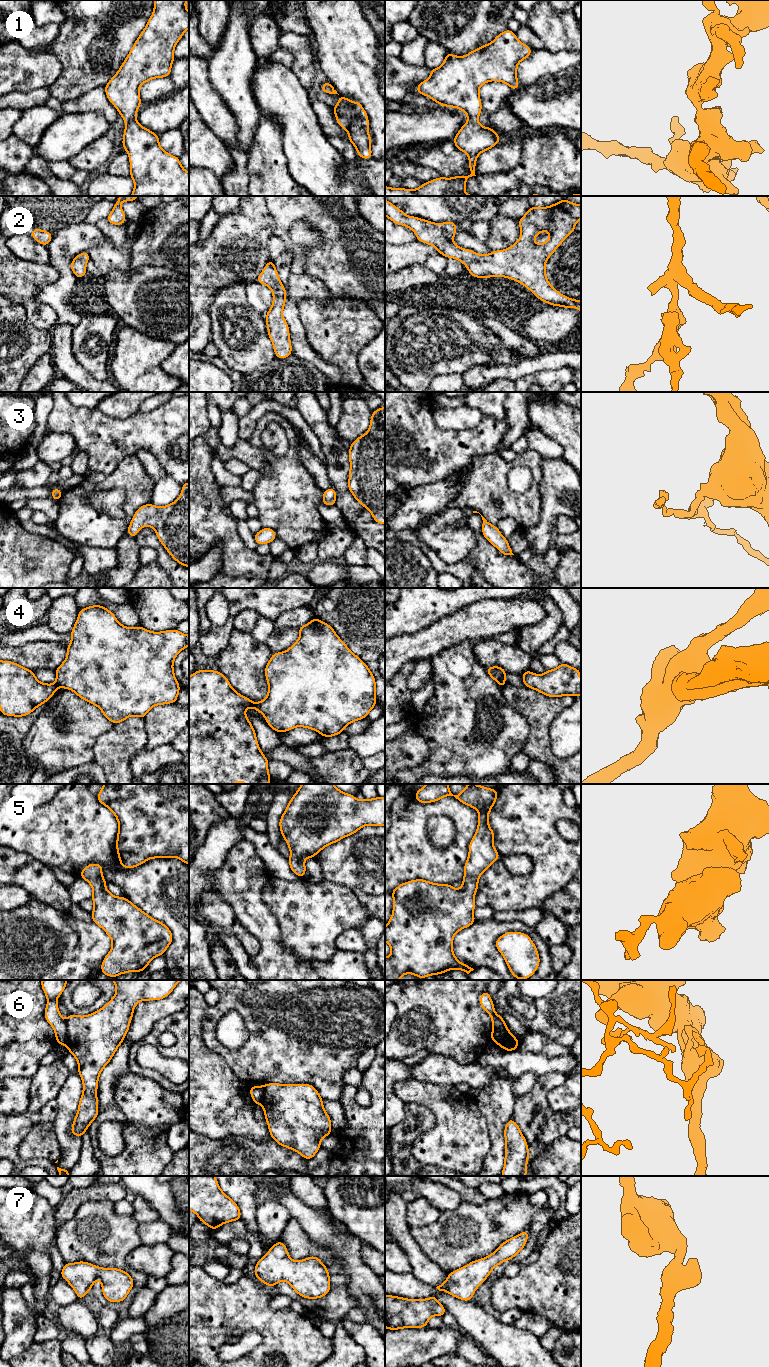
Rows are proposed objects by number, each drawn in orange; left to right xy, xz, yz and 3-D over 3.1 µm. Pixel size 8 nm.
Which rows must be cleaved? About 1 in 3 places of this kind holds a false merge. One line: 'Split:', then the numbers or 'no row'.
Split: 4, 6

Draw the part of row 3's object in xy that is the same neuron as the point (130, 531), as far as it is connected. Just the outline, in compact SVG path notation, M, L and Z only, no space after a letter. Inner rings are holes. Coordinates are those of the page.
M189 482L182 484L182 493L173 503L162 507L149 503L139 507L126 533L135 538L144 526L155 530L175 561L189 567Z

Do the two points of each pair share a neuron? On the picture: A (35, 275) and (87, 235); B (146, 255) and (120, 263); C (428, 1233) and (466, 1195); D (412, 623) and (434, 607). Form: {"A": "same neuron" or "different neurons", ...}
{"A": "different neurons", "B": "different neurons", "C": "different neurons", "D": "same neuron"}

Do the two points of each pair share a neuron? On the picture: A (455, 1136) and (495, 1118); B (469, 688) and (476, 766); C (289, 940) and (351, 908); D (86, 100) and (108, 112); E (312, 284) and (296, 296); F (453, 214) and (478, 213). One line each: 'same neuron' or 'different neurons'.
A: different neurons
B: same neuron
C: same neuron
D: same neuron
E: same neuron
F: same neuron

